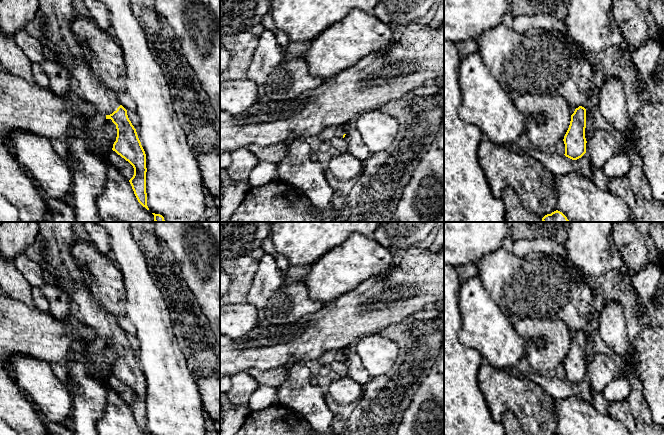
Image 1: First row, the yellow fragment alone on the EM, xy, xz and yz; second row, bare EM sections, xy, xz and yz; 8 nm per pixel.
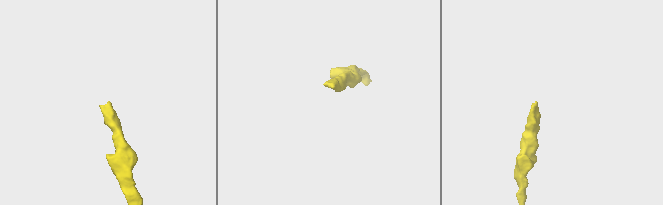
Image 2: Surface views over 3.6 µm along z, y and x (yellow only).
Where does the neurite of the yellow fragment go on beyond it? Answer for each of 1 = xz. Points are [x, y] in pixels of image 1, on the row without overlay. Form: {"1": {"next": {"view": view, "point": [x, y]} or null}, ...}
{"1": {"next": null}}

